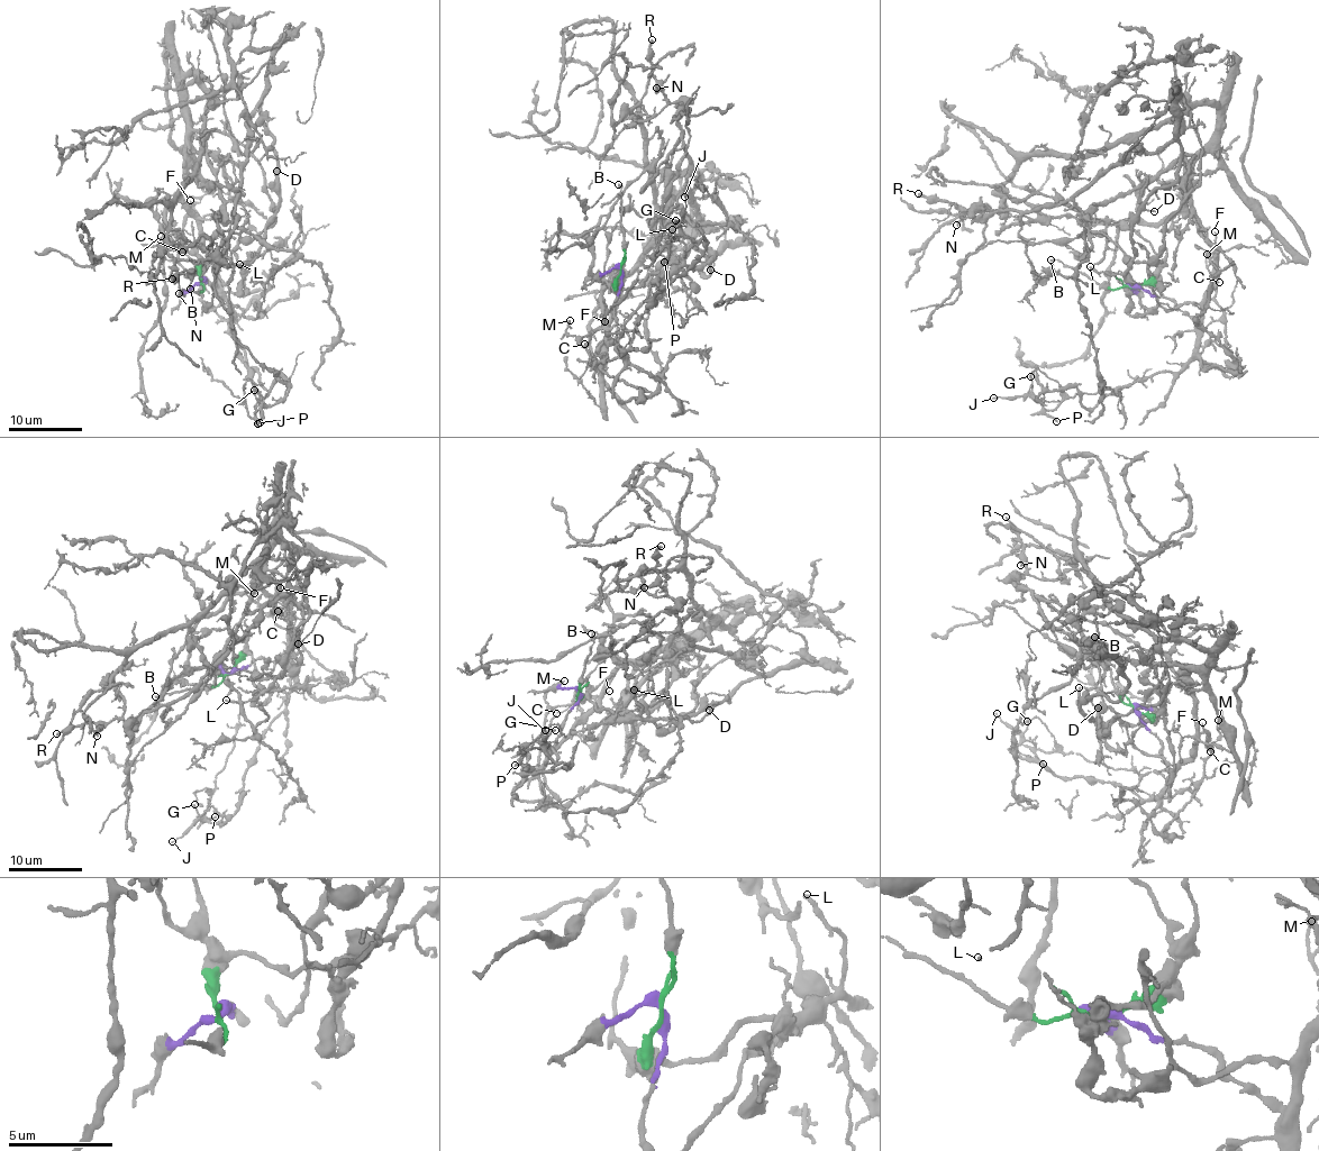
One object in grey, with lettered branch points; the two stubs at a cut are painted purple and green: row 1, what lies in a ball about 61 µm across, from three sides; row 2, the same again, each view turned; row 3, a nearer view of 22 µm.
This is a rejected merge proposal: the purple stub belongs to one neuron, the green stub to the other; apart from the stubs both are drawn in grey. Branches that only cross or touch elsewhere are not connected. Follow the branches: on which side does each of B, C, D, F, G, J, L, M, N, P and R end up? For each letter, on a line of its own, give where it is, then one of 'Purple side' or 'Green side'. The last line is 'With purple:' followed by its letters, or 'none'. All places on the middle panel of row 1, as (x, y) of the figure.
B: Place: (618, 184). Green side
C: Place: (584, 344). Purple side
D: Place: (710, 270). Green side
F: Place: (605, 321). Purple side
G: Place: (675, 220). Purple side
J: Place: (684, 197). Purple side
L: Place: (672, 229). Green side
M: Place: (570, 320). Purple side
N: Place: (656, 88). Green side
P: Place: (664, 262). Purple side
R: Place: (652, 39). Green side
With purple: C, F, G, J, M, P

